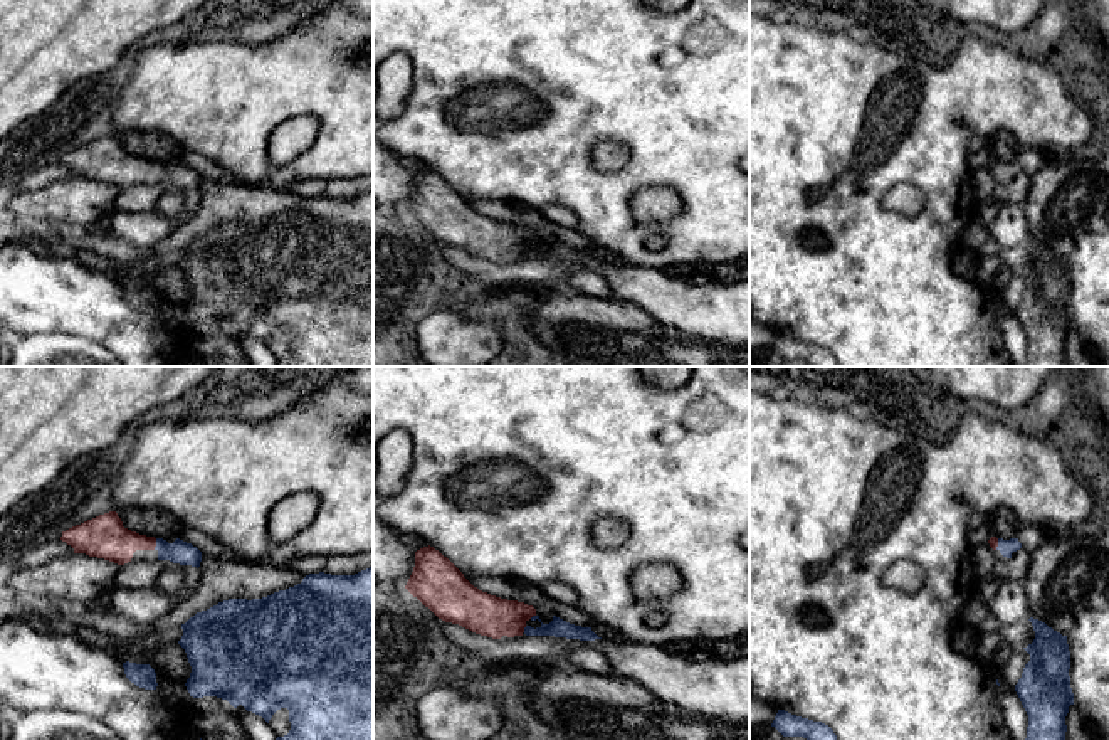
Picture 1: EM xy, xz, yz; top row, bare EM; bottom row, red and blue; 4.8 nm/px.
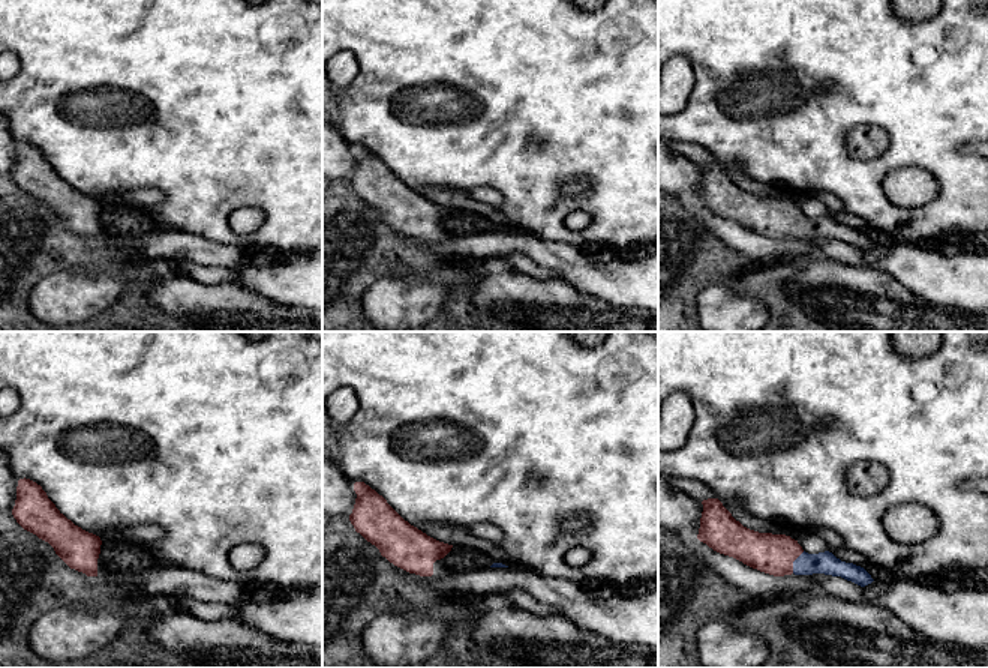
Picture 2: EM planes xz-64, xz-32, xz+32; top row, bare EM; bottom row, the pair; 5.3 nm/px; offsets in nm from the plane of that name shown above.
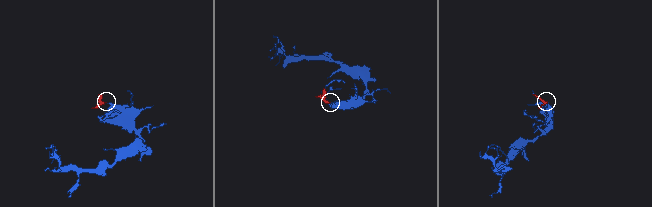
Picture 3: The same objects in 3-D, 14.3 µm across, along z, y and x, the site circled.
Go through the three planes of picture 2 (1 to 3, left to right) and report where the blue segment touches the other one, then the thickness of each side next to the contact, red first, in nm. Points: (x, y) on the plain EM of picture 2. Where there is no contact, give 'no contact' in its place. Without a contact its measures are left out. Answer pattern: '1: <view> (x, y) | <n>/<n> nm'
1: no contact
2: no contact
3: xz+32 (793, 224) | 220/120 nm

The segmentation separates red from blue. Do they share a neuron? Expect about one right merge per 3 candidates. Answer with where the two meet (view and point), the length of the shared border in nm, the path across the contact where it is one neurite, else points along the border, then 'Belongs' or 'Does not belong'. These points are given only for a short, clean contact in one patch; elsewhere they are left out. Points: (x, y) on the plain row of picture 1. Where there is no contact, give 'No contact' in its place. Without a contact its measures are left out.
Touches red at xy (155, 167). Shared border 60 nm. Path across: xy (105, 160), (113, 165), (155, 167), (167, 174), (180, 175). Belongs

